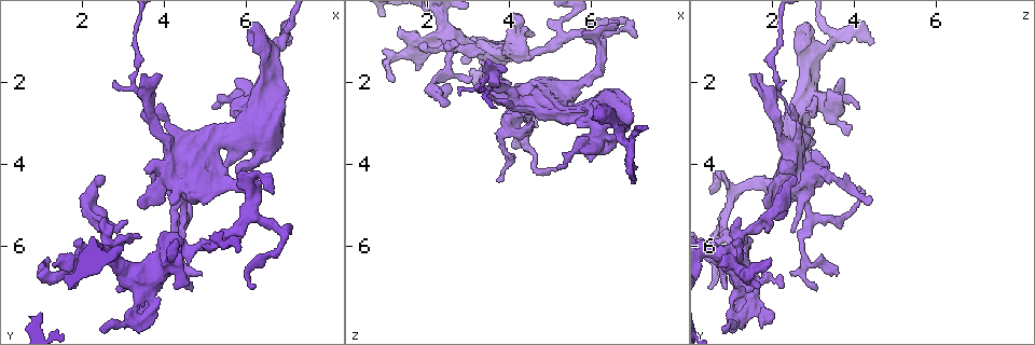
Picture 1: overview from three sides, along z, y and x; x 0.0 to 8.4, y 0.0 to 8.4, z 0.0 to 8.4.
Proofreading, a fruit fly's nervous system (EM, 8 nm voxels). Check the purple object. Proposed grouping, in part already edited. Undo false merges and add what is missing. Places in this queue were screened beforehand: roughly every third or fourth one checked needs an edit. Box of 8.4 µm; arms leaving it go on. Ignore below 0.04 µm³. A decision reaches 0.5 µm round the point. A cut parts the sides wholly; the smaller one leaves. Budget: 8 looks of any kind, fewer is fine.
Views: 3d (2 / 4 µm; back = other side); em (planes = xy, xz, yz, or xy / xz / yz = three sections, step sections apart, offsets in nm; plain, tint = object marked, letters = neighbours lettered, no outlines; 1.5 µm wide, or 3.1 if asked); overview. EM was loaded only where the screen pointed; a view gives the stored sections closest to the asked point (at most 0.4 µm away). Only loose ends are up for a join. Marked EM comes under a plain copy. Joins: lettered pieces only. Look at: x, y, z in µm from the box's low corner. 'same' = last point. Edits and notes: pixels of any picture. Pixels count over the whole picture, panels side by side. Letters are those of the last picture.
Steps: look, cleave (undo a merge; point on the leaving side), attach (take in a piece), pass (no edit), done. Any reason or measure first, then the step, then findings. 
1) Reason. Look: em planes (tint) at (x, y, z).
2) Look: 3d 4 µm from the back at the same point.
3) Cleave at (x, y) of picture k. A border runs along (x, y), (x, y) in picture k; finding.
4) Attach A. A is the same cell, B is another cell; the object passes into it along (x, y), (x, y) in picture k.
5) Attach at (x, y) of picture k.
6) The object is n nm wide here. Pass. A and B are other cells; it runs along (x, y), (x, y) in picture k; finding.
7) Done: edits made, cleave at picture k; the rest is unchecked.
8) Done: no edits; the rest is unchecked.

Free end. Look: em planes (letters) at (7.00, 1.00, 4.45).

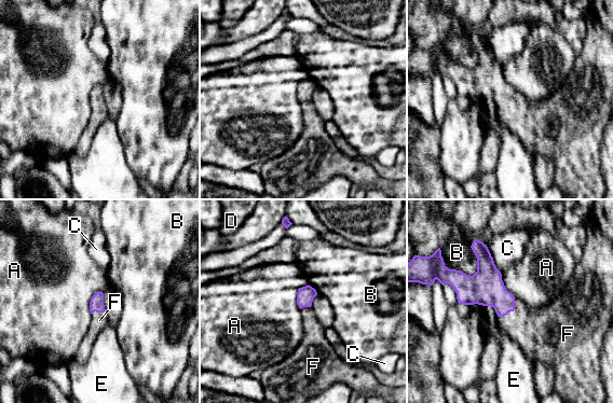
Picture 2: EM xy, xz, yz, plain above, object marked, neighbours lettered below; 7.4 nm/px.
The object is 110 nm wide here. Attach F. F is the same cell, A, B, C, D and E are other cells; it goes on there.

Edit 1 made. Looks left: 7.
Branch stops here. Look: 3d 2 µm from the back at (4.25, 7.05, 0.90).

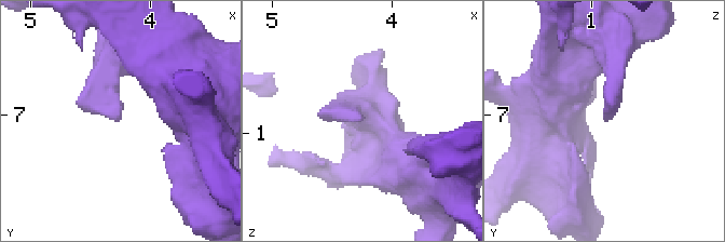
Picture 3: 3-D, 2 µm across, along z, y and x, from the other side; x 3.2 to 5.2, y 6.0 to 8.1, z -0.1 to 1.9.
Look: em planes (letters) at (4.24, 7.04, 0.90).

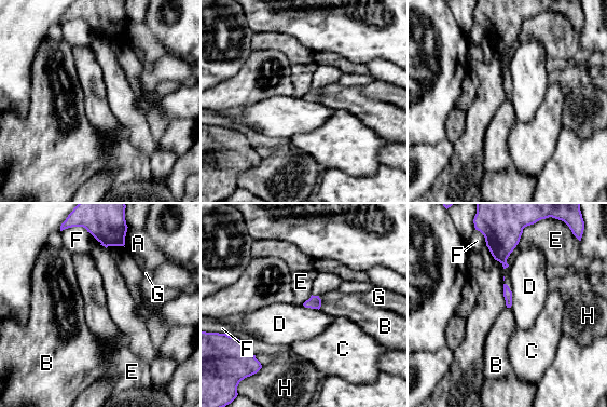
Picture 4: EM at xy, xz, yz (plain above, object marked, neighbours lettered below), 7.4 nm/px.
Pass. A, B, C, D, E, F, G and H are other cells; a border runs along (303, 304), (319, 309) in picture 4; none of them fits.

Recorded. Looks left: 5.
Branch stops here. Look: em planes (letters) at (4.05, 4.90, 2.15).

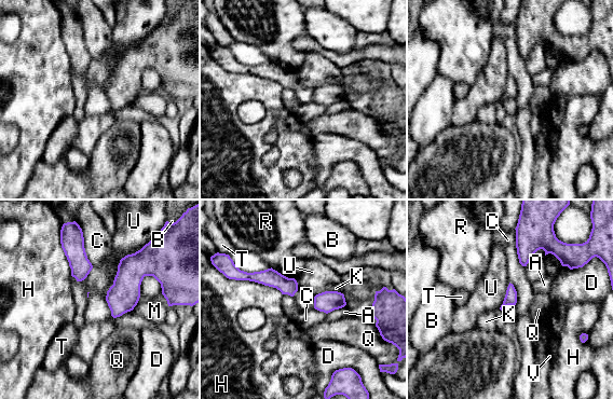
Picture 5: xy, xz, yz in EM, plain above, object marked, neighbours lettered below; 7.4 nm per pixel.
Pass. A, B, C, D, H, K, M, Q, R, T, U and V are other cells; a border runs along (515, 230), (516, 253), (523, 266) in picture 5; none of them fits.

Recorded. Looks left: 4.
Done: edits made, attach at picture 2; the rest is unchecked.

